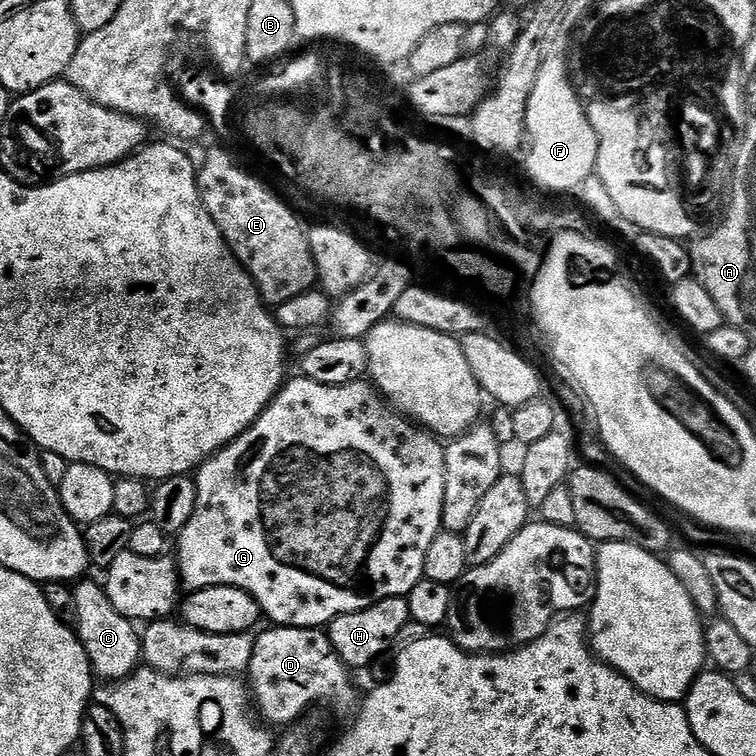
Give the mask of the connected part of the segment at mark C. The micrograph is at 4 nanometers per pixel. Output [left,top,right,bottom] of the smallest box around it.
[72,578,142,682]

